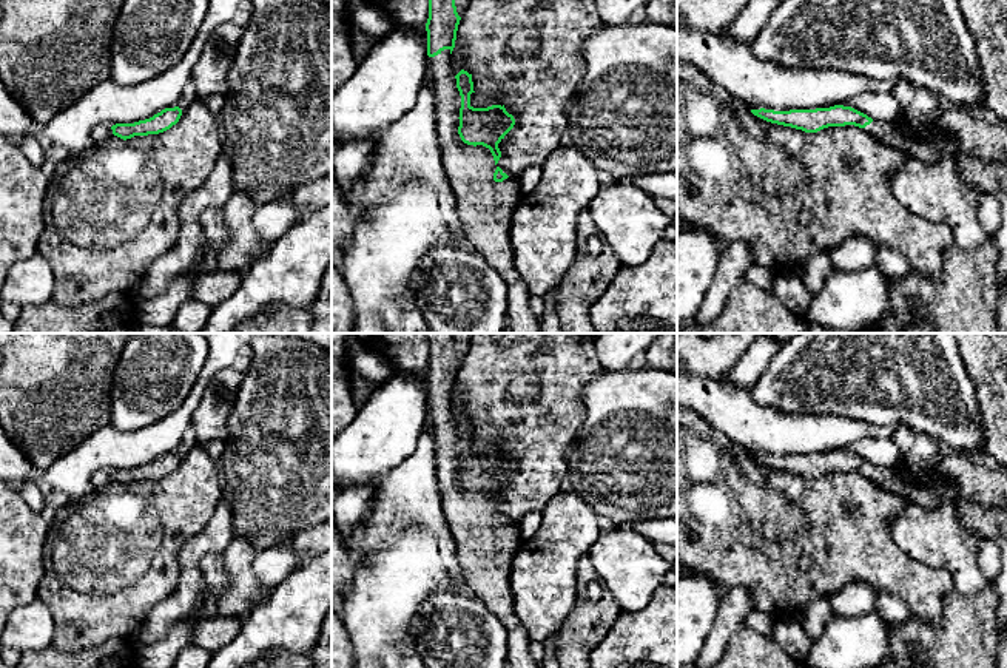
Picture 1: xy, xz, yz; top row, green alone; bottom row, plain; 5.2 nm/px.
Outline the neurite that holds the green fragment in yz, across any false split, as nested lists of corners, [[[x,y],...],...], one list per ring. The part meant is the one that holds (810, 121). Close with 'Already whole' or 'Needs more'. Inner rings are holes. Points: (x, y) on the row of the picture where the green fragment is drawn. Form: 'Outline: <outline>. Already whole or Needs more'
Outline: [[[834,105],[830,108],[790,111],[760,108],[751,110],[751,113],[766,122],[791,127],[805,133],[817,133],[828,127],[854,125],[864,128],[877,140],[899,148],[901,151],[916,154],[924,160],[936,160],[939,157],[939,153],[935,147],[925,145],[922,140],[907,134],[896,120],[873,120],[867,114],[851,106]]]. Needs more

